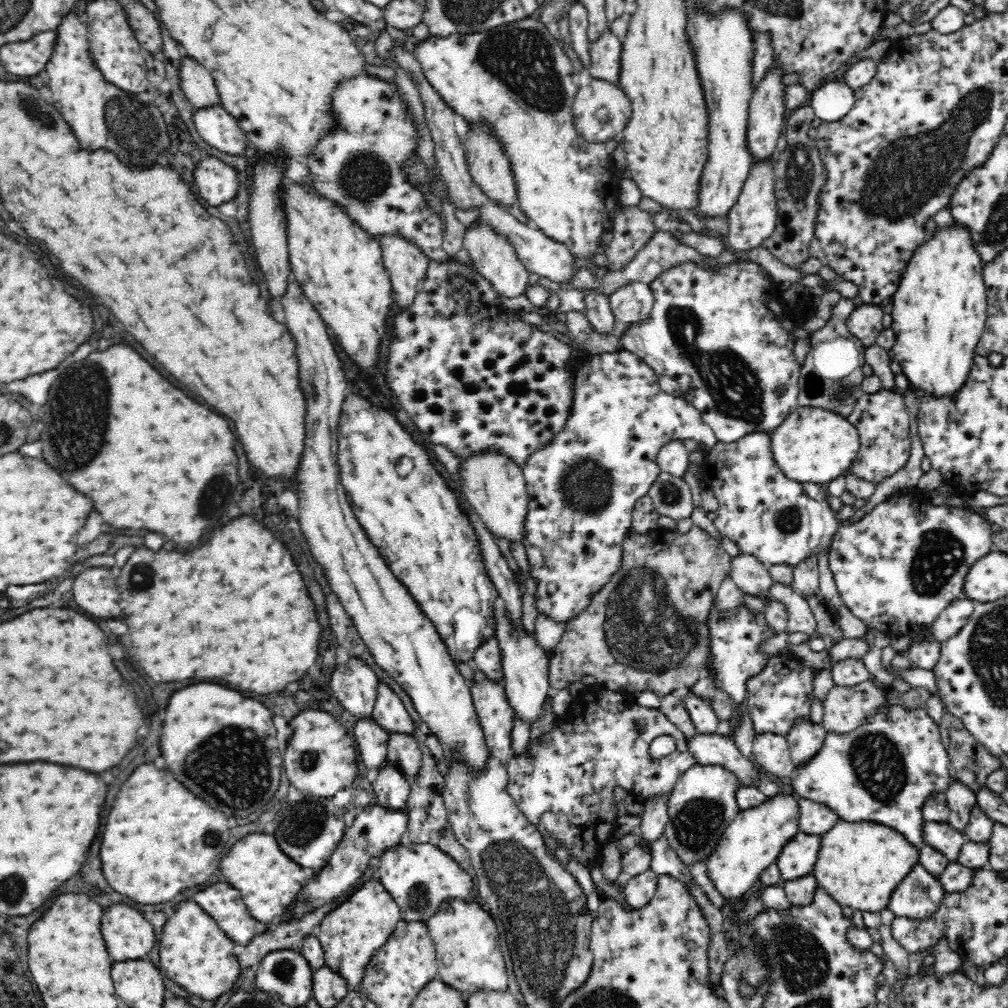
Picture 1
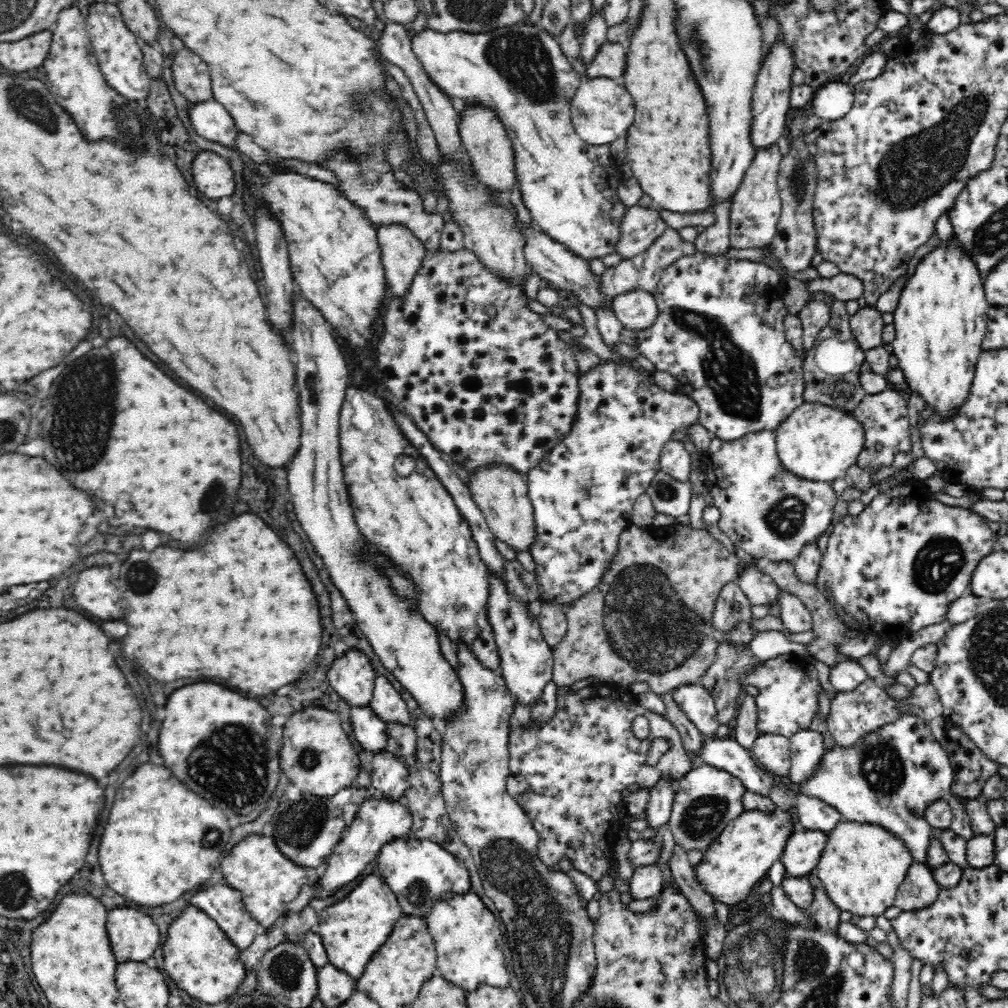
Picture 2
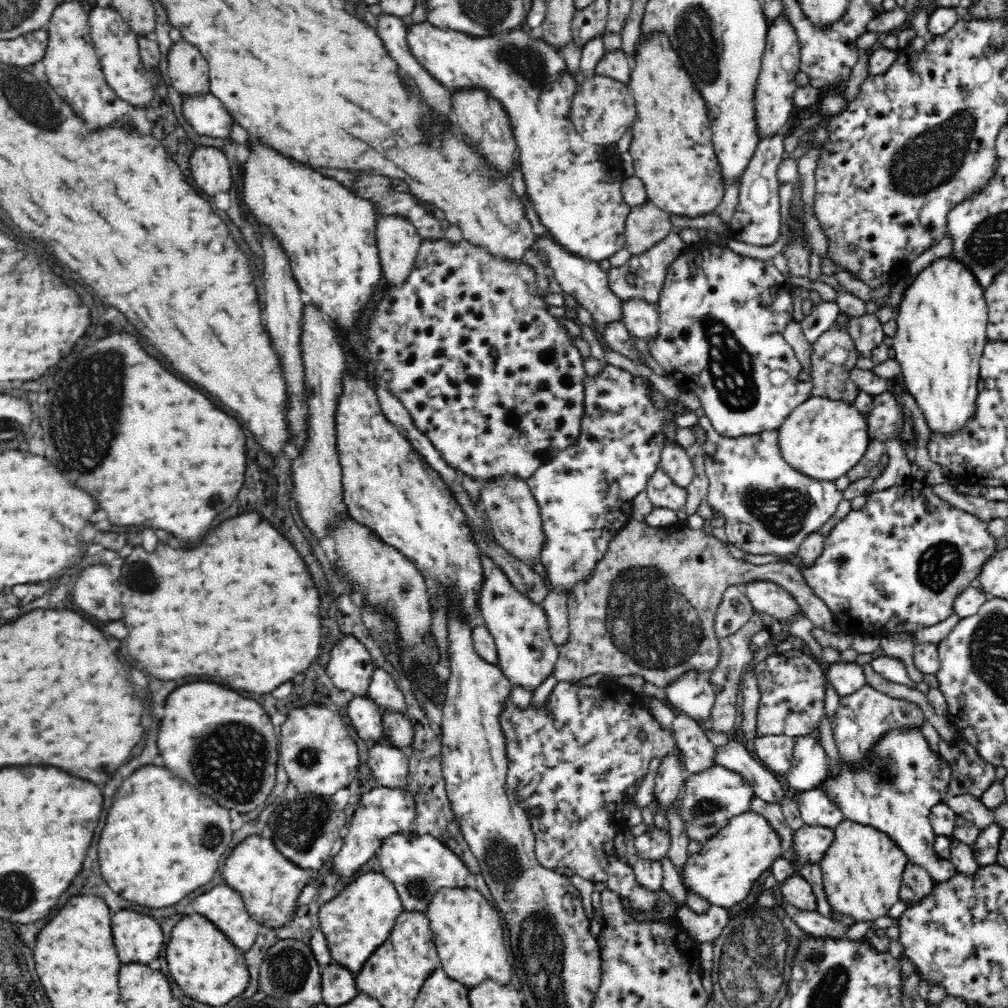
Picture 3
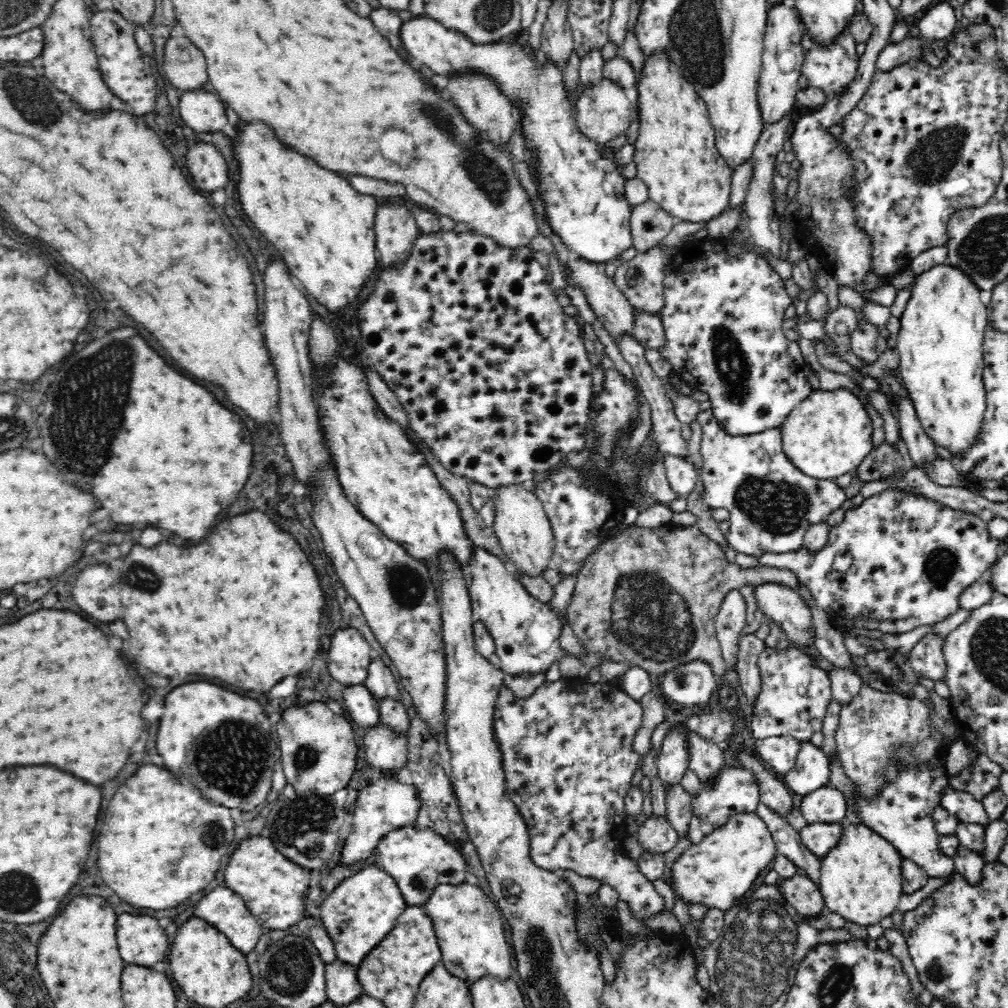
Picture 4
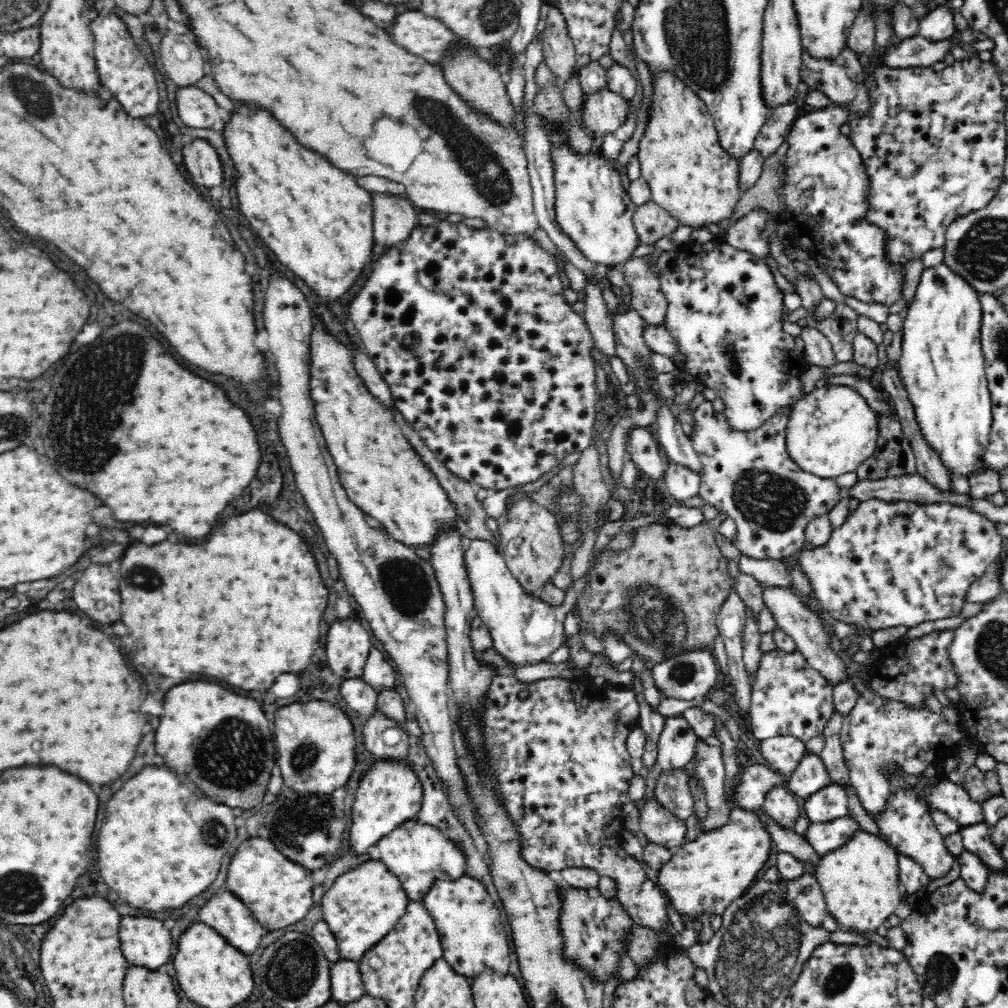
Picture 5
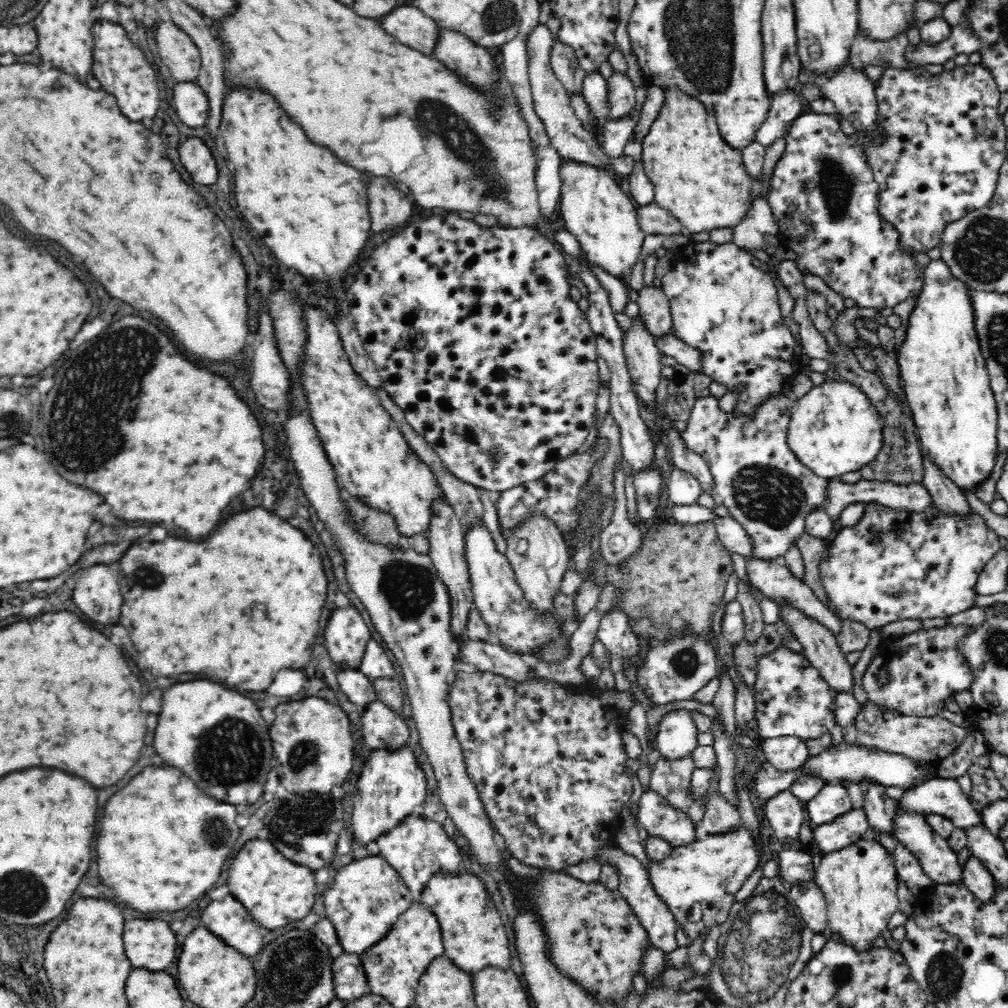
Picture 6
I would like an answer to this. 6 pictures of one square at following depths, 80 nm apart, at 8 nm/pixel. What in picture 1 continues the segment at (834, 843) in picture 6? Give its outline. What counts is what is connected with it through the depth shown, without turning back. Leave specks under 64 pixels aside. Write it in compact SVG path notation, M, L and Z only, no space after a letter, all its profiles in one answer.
M802 831L788 841L777 856L776 865L780 871L778 887L784 888L786 881L810 875L817 862L821 835L806 834Z

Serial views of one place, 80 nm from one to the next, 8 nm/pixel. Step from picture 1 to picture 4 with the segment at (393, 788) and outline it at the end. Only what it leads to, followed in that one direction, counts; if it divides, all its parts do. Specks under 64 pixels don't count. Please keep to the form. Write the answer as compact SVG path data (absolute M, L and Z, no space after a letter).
M378 723L366 732L366 758L372 769L397 775L407 766L407 736Z

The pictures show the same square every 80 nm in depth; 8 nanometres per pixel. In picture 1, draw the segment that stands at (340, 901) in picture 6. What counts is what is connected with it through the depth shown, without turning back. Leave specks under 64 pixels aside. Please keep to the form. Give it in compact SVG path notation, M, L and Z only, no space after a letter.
M369 879L358 892L325 916L320 922L316 938L324 951L325 966L338 973L350 990L358 990L367 964L374 953L388 942L400 918L400 907L377 879Z

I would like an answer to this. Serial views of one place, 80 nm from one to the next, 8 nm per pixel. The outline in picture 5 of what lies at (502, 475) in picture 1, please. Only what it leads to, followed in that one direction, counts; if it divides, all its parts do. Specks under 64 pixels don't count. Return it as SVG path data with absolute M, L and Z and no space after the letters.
M520 500L511 506L510 512L509 510L505 511L505 514L498 519L498 524L498 536L501 541L498 551L526 593L539 598L539 594L543 592L543 587L551 584L550 578L558 572L558 568L562 566L565 558L564 541L559 531L559 523L556 522L550 511L541 504L532 500Z

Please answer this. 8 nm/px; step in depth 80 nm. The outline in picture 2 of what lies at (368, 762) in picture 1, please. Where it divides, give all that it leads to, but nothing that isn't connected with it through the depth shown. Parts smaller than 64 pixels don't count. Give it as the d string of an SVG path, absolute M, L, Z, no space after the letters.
M352 707L350 711L353 724L353 733L355 734L356 740L360 742L362 749L365 752L378 754L380 751L384 751L388 740L387 724L384 723L380 718L374 715L371 707Z

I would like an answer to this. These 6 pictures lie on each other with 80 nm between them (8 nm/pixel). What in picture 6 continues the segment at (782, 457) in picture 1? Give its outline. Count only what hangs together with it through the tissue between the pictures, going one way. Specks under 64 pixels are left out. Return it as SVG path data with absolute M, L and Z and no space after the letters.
M827 379L796 399L787 443L798 461L814 474L831 480L860 470L878 456L883 446L882 417L860 388L845 381Z

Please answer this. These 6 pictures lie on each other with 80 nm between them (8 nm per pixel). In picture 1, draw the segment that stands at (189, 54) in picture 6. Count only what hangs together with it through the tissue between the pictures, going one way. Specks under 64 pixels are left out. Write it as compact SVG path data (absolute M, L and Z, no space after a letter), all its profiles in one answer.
M192 57L181 60L180 86L188 101L198 110L221 105L218 89L208 69Z

